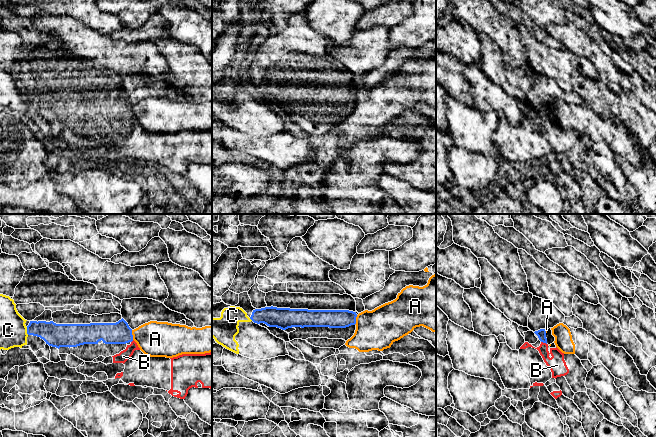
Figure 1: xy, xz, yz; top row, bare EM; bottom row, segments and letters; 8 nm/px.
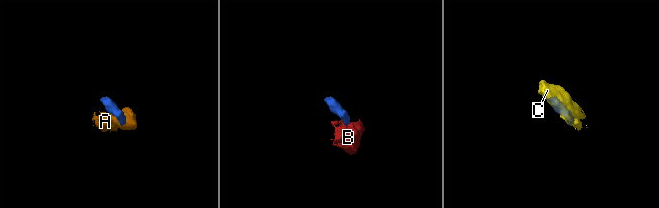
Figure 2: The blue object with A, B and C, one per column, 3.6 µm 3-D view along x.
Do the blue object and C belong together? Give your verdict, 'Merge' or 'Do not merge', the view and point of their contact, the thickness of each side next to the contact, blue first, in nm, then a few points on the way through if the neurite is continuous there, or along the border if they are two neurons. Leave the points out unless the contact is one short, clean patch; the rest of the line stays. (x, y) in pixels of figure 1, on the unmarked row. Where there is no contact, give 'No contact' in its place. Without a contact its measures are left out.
Do not merge. Touches blue at xy (27, 107). Thickness 190 nm (blue) against 220 nm. Boundary: xy (26, 103), (28, 110)

